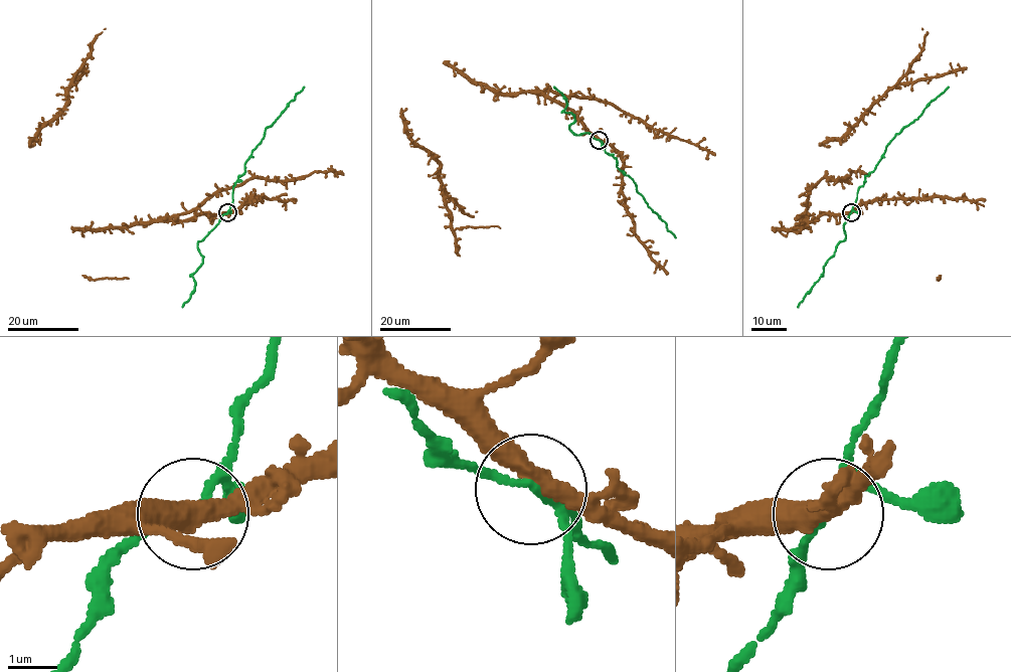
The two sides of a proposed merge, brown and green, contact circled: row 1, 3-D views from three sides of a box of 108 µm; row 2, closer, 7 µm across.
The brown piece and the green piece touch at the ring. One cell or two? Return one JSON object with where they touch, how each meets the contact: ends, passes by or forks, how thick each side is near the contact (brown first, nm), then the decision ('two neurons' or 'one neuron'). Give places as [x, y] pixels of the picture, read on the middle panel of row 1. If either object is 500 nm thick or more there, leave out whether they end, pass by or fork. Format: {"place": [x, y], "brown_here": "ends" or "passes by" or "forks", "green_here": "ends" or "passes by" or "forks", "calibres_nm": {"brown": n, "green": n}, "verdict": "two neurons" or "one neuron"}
{"place": [599, 140], "brown_here": "passes by", "green_here": "passes by", "calibres_nm": {"brown": 400, "green": 140}, "verdict": "one neuron"}

